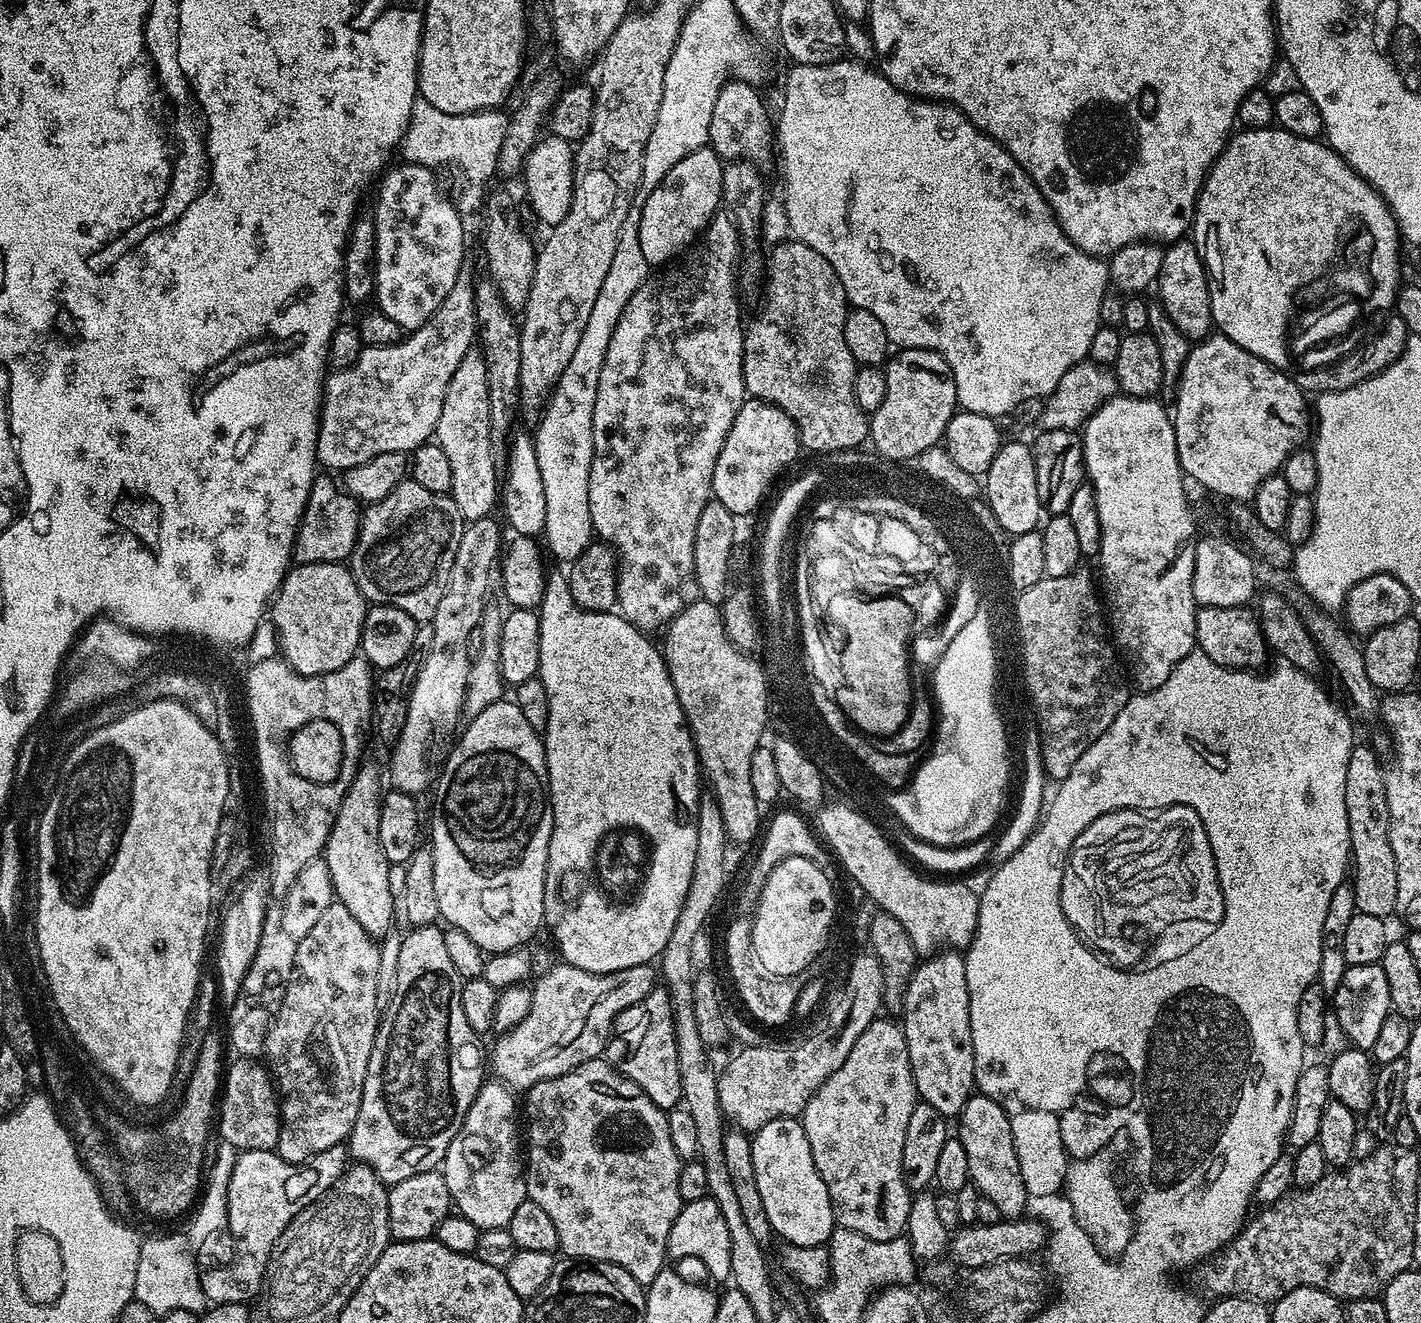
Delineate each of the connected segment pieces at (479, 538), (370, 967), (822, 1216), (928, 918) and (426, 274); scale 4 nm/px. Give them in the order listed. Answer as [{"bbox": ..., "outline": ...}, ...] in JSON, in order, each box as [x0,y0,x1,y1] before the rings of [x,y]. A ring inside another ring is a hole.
[{"bbox":[392,516,504,794],"outline":[[[484,516],[469,521],[465,525],[461,541],[458,542],[446,594],[442,594],[442,602],[438,602],[438,610],[430,622],[432,644],[426,650],[425,656],[428,657],[417,670],[416,681],[411,681],[406,722],[394,741],[396,749],[392,752],[393,789],[413,794],[421,794],[427,788],[429,791],[434,780],[434,768],[432,772],[428,765],[432,760],[432,751],[443,742],[444,736],[457,731],[456,723],[462,720],[470,663],[468,639],[484,619],[484,599],[492,588],[492,580],[494,584],[494,567],[504,546],[504,537],[502,538],[500,526],[495,520],[495,517]]]},{"bbox":[263,902,382,1164],"outline":[[[333,902],[324,912],[319,914],[318,922],[311,927],[310,932],[302,938],[302,942],[296,945],[295,956],[290,961],[290,975],[287,977],[284,985],[284,997],[279,1007],[275,1009],[274,1015],[270,1020],[268,1037],[264,1043],[263,1055],[266,1059],[267,1067],[270,1069],[270,1075],[278,1089],[280,1101],[280,1133],[275,1151],[286,1162],[291,1164],[307,1164],[313,1156],[322,1154],[322,1150],[341,1147],[347,1141],[352,1133],[354,1122],[358,1118],[358,1106],[362,1102],[362,1086],[366,1078],[366,1070],[372,1058],[372,1047],[376,1041],[376,1030],[380,1027],[382,1019],[382,1010],[376,1004],[376,995],[378,994],[378,962],[380,961],[380,946],[377,941],[362,928],[362,922],[346,910],[338,902]]]},{"bbox":[751,1118,834,1248],"outline":[[[796,1118],[771,1120],[754,1133],[751,1141],[754,1178],[773,1233],[783,1243],[799,1248],[827,1245],[834,1231],[832,1203],[826,1182],[822,1182],[822,1174],[814,1166],[814,1154],[810,1154],[803,1123]]]},{"bbox":[818,804,979,957],"outline":[[[834,804],[828,805],[827,812],[818,812],[820,832],[836,851],[839,867],[852,875],[853,882],[876,903],[879,911],[889,912],[902,922],[914,950],[921,957],[945,950],[967,949],[978,926],[979,895],[964,884],[955,884],[952,878],[927,880],[919,876],[920,872],[895,847],[888,845],[887,838],[865,816],[863,811],[854,813]]]},{"bbox":[374,162,464,330],"outline":[[[400,162],[397,168],[389,167],[383,173],[380,184],[380,197],[376,200],[376,212],[374,211],[374,219],[376,222],[376,290],[374,300],[379,311],[386,314],[386,318],[394,318],[394,322],[398,322],[398,326],[405,330],[415,330],[432,317],[438,310],[438,306],[442,306],[442,301],[446,299],[446,294],[450,294],[450,290],[454,290],[454,282],[462,279],[460,267],[464,264],[464,224],[460,221],[460,212],[440,193],[440,188],[436,185],[437,173],[431,168],[424,168],[420,164],[409,164]]]}]

